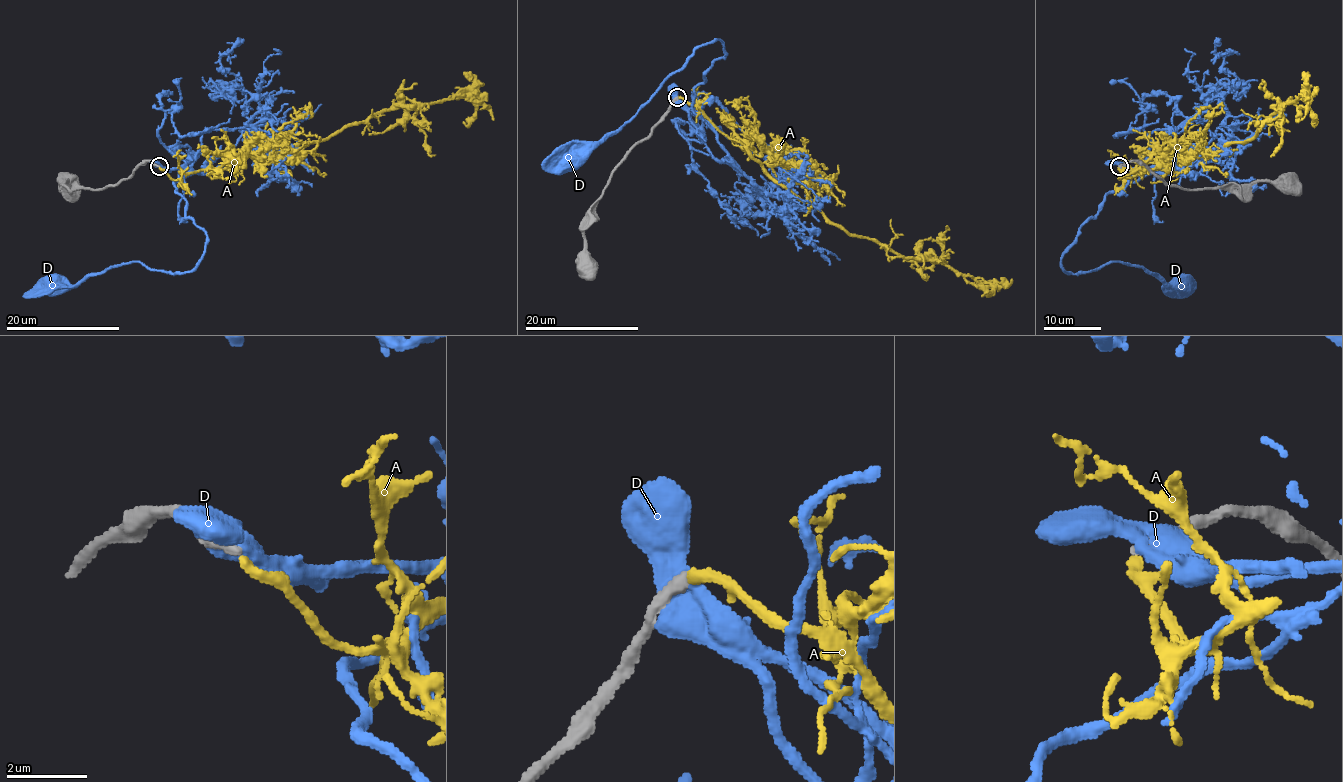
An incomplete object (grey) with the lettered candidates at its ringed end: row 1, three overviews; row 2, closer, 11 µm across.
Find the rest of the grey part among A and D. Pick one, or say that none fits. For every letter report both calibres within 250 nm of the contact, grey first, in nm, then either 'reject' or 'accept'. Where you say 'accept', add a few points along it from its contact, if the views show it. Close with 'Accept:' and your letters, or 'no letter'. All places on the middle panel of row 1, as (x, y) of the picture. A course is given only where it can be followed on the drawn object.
A: 280/280 nm | accept | via (677, 97), (851, 234), (876, 239), (910, 259), (937, 258), (962, 274), (1000, 286), (1012, 279)
D: 400/550 nm | reject
Accept: A

